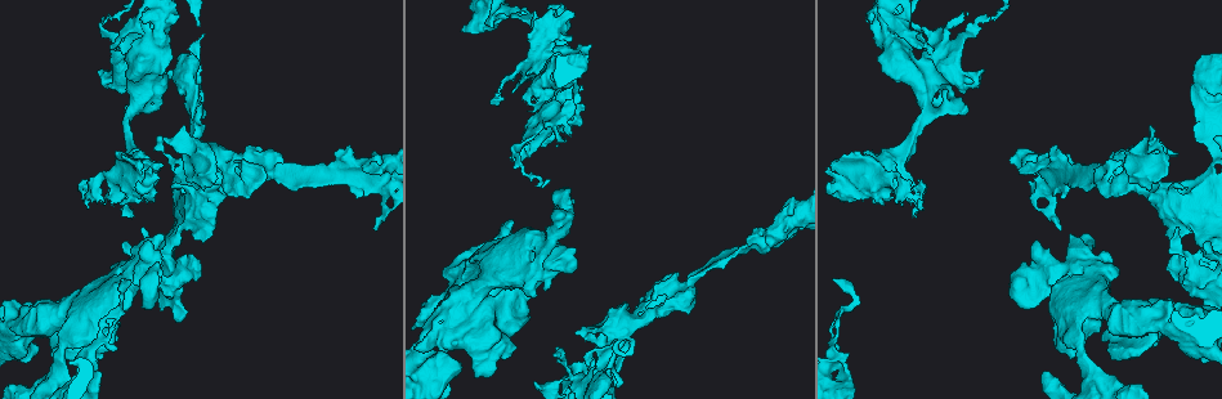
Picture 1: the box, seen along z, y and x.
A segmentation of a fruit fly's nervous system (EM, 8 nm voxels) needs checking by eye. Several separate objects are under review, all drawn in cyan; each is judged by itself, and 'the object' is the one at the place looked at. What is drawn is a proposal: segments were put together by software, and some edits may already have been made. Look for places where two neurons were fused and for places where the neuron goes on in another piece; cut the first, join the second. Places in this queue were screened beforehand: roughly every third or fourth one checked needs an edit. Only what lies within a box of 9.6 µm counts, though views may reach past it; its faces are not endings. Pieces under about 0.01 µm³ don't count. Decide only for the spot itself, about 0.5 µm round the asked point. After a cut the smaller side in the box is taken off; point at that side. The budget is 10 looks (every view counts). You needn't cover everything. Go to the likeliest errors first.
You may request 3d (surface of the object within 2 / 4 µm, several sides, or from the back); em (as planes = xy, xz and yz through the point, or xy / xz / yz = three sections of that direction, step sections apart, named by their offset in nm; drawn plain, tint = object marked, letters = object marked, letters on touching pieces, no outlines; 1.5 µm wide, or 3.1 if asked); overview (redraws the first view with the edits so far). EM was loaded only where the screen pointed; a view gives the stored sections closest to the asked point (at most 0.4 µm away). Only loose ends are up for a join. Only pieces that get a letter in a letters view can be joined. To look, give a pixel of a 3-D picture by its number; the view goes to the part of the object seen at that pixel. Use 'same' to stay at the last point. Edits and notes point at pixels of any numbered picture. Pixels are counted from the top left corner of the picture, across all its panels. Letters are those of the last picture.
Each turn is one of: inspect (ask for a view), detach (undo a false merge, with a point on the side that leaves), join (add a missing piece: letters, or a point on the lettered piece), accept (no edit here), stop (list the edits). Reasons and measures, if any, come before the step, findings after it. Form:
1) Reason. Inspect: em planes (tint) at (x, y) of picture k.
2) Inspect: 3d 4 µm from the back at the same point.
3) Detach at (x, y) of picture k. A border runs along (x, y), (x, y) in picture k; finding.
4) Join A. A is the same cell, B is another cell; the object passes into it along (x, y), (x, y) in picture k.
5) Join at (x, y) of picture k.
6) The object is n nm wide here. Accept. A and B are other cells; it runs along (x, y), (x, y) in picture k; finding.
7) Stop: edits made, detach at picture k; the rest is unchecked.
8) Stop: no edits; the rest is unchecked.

Calibre changes. Inspect: em planes (tint) at (562, 259) of picture 1.

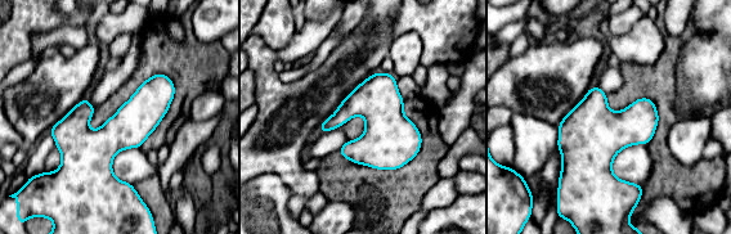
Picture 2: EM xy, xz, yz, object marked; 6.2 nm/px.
Inspect: em planes (letters) at the same point.

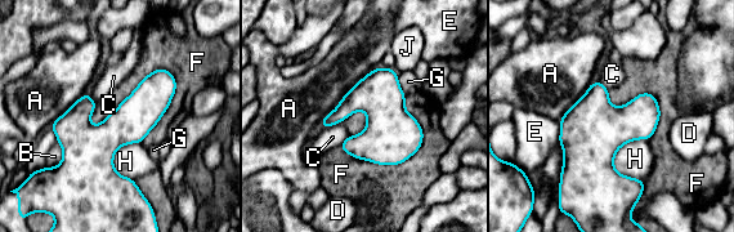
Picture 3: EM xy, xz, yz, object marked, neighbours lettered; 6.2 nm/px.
Accept. A, B, C, D, E, F, G, H and J are other cells; a border runs along (648, 139), (617, 151), (620, 174) in picture 3; all the same neuron.

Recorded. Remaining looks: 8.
Branch stops here. Inspect: em planes (plain) at (296, 188) of picture 1.

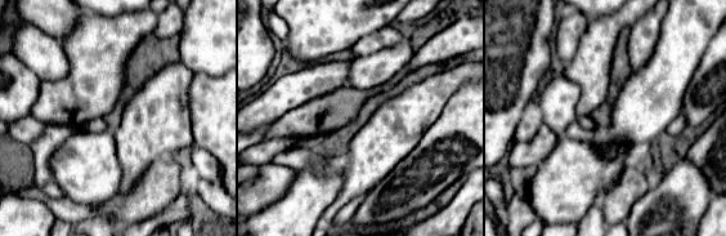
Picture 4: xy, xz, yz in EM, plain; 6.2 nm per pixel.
Inspect: em planes (tint) at the same point.

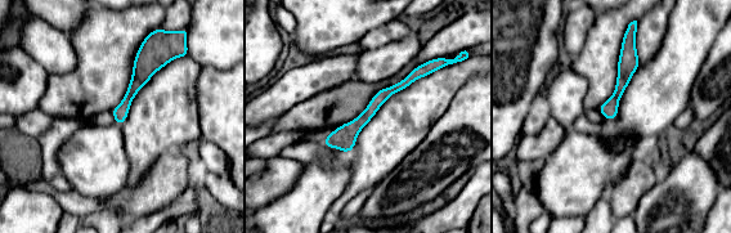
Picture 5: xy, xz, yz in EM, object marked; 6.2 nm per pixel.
What lies round it. Inspect: em planes (letters) at the same point.

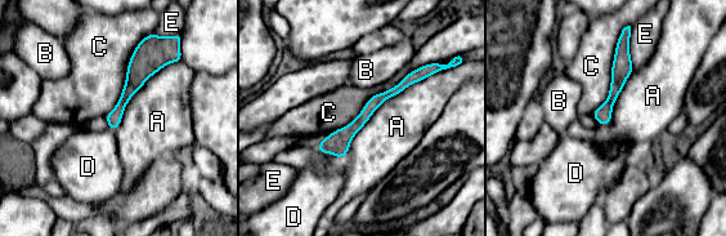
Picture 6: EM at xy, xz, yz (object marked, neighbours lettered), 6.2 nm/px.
Accept. A, B, C, D and E are other cells; it runs along (422, 74), (321, 147) in picture 6; no lettered piece goes on from it.

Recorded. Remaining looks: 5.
Stops while still wide. Inspect: 3d 2 µm at (581, 103) of picture 1.

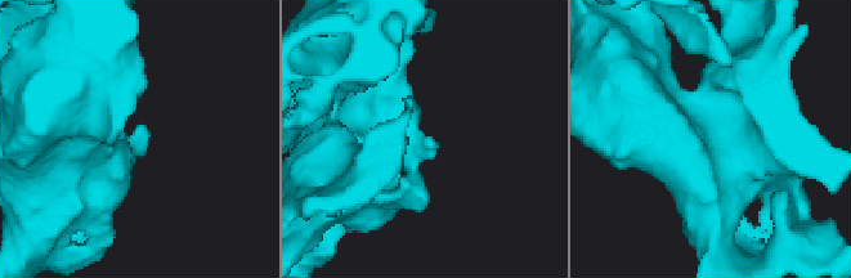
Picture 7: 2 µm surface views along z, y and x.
Inspect: em yz step 4 (letters) at (429, 140) of picture 7.

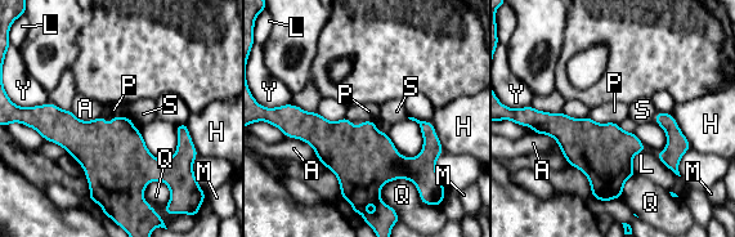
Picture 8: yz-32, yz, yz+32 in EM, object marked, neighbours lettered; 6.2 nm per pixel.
Accept. A, H, L, M, P, Q, S and Y are other cells; a border runs along (646, 150), (633, 156), (635, 173) in picture 8; no lettered piece goes on from it.

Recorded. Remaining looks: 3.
Branch stops here. Inspect: 3d 4 µm at (1059, 351) of picture 1.

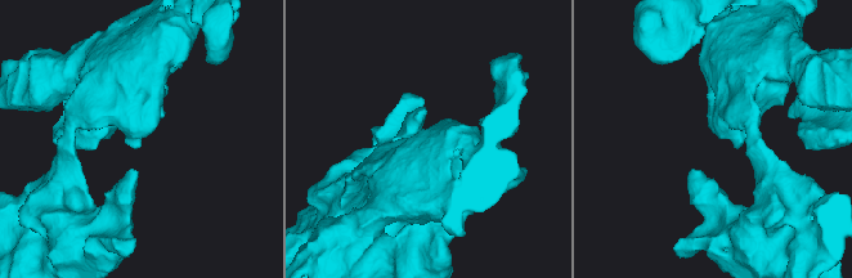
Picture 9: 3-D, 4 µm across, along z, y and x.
Need the tissue. Inspect: em xy step 4 (plain) at (716, 134) of picture 9.

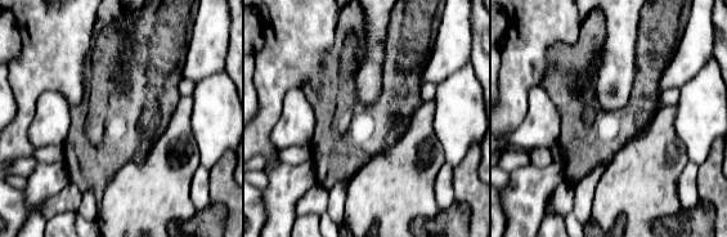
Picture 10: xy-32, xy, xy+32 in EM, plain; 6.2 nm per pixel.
See the neighbours. Inspect: em xy step 4 (letters) at the same point.

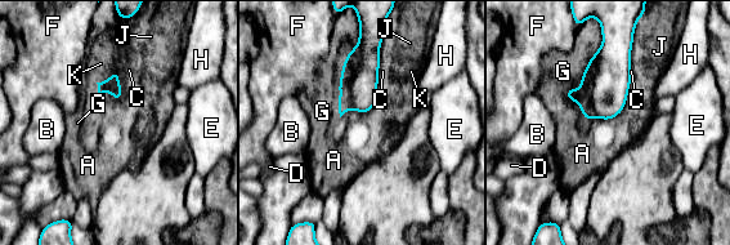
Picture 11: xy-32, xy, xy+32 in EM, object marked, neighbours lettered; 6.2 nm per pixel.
Accept. A, B, C, D, E, F, G, H, J and K are other cells; none of them fits.

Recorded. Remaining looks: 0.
Stop: no edits; the rest is unchecked.

